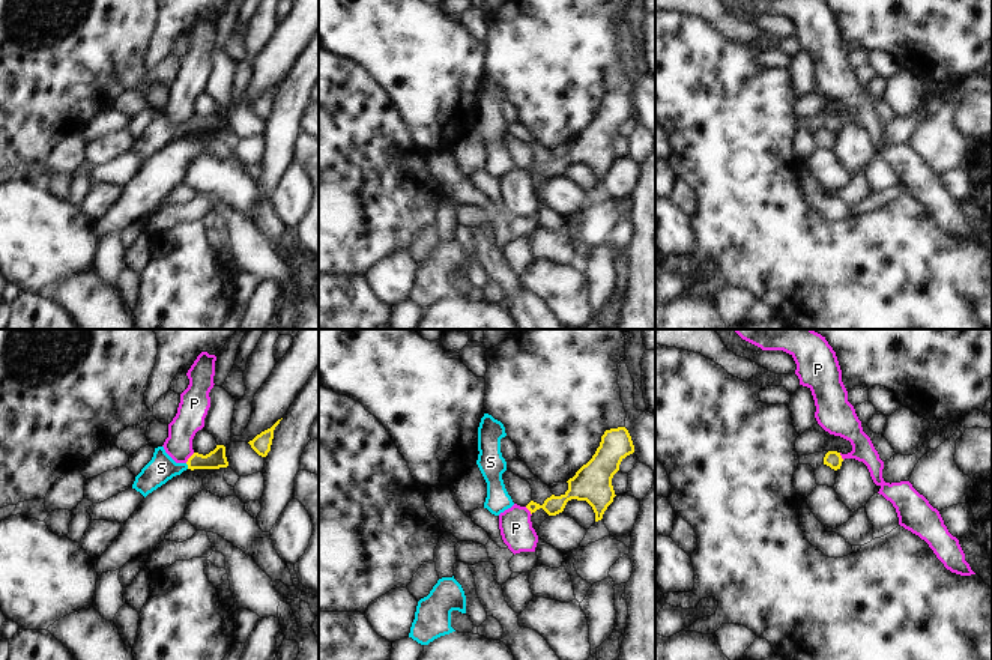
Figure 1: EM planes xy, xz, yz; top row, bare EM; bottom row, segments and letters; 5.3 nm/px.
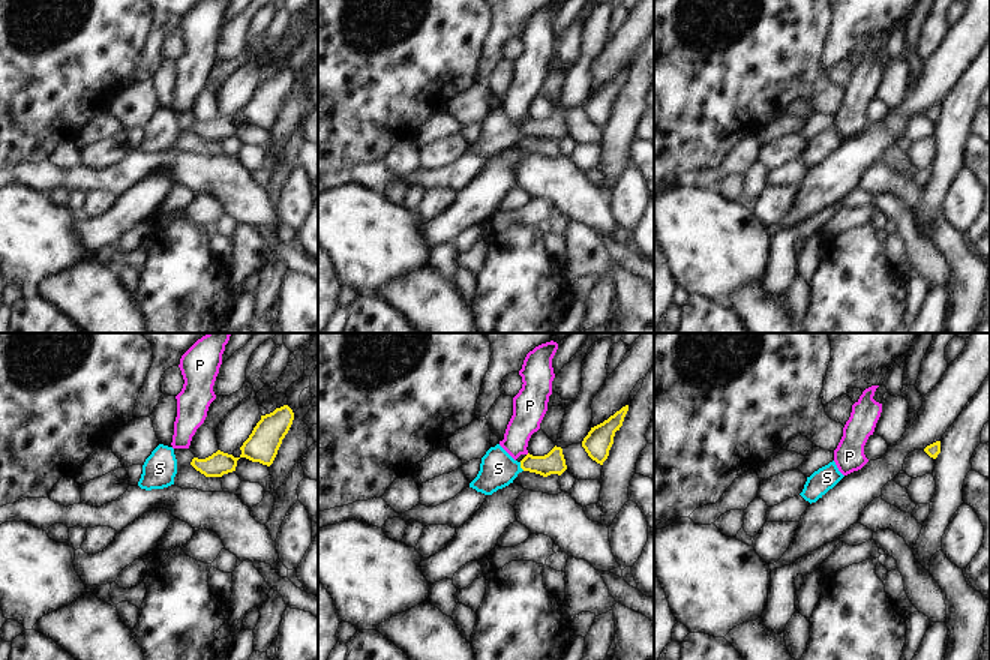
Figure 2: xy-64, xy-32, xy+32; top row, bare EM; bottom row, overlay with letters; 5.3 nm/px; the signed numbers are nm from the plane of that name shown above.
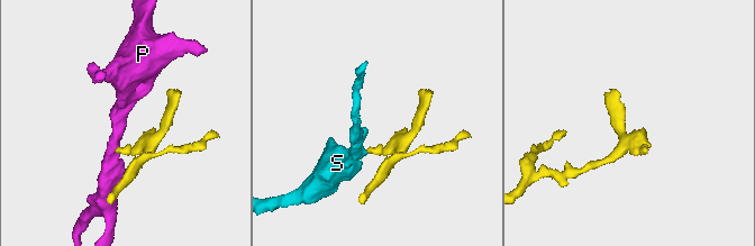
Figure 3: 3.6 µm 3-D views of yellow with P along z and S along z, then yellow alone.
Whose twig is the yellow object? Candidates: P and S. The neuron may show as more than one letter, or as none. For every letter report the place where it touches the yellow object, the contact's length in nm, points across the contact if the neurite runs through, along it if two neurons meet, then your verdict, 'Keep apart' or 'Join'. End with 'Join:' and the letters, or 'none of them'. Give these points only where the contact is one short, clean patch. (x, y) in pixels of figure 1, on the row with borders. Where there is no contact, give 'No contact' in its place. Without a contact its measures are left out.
P: Touches yellow at xy (190, 457). Shared border 80 nm. Boundary: xy (194, 453), (185, 462). Keep apart
S: Touches yellow at xy (188, 466). Shared border 40 nm. Path across: xy (215, 459), (194, 462), (188, 466), (161, 468). Join
Join: S.

